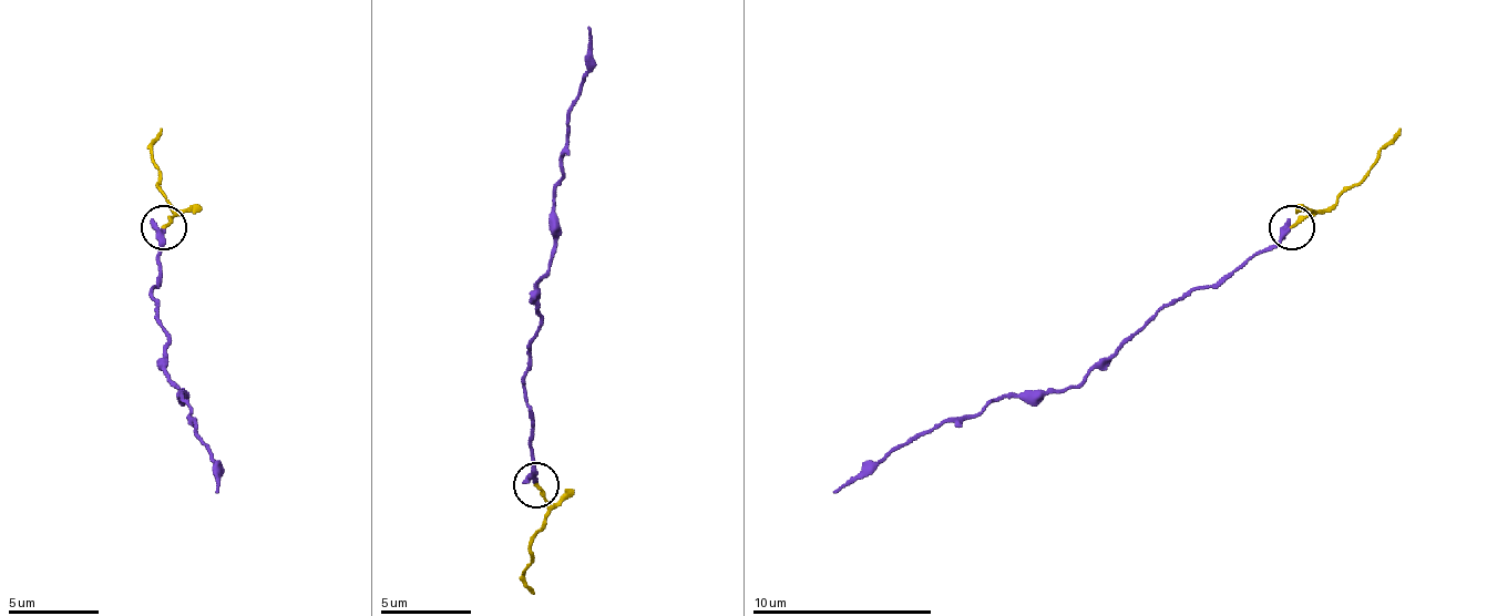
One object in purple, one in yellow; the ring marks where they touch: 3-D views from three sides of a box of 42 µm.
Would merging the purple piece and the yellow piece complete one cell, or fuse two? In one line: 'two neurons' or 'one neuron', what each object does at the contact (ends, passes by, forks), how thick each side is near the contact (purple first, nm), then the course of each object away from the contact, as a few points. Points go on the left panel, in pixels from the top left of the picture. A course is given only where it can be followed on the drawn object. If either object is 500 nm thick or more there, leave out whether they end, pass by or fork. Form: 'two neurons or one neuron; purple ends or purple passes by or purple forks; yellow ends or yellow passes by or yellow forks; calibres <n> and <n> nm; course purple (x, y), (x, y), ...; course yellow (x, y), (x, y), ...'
one neuron; purple ends; yellow ends; calibres 380 and 190 nm; course purple (162, 228), (153, 291), (175, 387), (216, 463), (216, 491); course yellow (162, 228), (175, 215), (157, 187), (153, 137), (162, 129)

